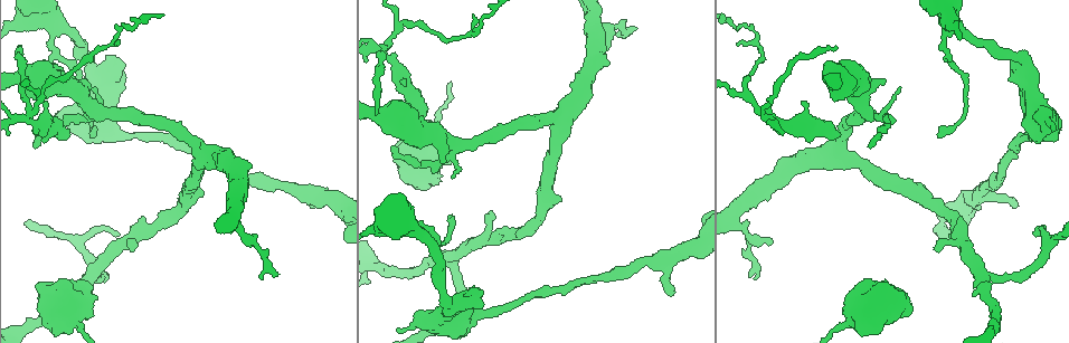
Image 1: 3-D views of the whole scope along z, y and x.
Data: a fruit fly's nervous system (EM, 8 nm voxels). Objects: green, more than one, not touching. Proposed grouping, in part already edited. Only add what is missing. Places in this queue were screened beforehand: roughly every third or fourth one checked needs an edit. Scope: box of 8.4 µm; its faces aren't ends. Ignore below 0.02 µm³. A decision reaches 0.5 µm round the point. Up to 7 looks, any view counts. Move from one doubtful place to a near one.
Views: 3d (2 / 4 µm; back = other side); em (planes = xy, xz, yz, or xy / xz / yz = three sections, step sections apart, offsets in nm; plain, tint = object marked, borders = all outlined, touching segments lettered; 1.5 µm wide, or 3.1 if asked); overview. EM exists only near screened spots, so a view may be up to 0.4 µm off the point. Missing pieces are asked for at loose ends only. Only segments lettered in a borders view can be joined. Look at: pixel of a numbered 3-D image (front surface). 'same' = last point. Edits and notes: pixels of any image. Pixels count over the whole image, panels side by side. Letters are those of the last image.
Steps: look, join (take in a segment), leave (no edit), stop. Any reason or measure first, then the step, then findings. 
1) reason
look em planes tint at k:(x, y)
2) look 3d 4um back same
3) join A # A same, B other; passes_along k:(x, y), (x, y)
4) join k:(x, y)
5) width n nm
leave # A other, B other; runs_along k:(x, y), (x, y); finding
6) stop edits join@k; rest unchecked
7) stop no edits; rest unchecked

thick end
look em planes borders at 1:(65, 134)

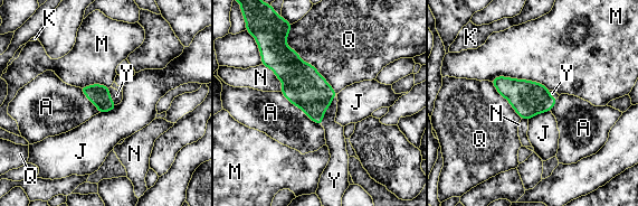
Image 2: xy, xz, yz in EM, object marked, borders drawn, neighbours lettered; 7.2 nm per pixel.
join Y # A other, J other, K other, M other, N other, Q other, Y same; passes_along 2:(303, 85), (325, 110), (334, 133); the neuron continues

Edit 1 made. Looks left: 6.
look em planes borders at 1:(399, 330)

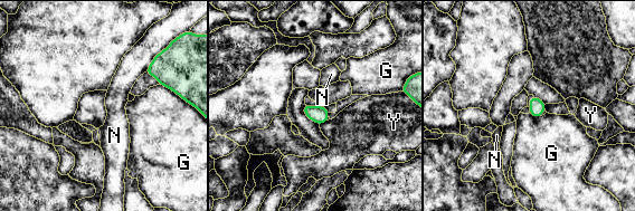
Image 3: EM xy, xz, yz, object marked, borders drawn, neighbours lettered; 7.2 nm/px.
leave # G other, N other, Y other; border 3:(529, 113), (536, 117), (540, 116); none of them fits

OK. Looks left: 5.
an open end
look 3d 2um back at 1:(489, 214)

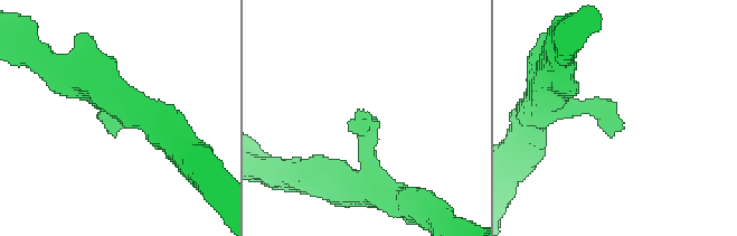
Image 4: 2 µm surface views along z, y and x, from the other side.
shape alone is not enough
look em planes borders at 4:(112, 133)

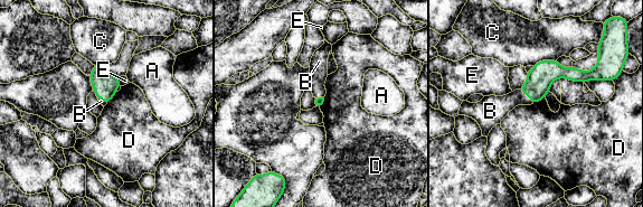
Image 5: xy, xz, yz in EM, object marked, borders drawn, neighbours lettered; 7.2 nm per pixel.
join B # A other, B same, C other, D other, E other; passes_along 5:(539, 80), (526, 94), (494, 109); it goes on there

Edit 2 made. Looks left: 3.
stop edits join@2, join@5; rest unchecked

